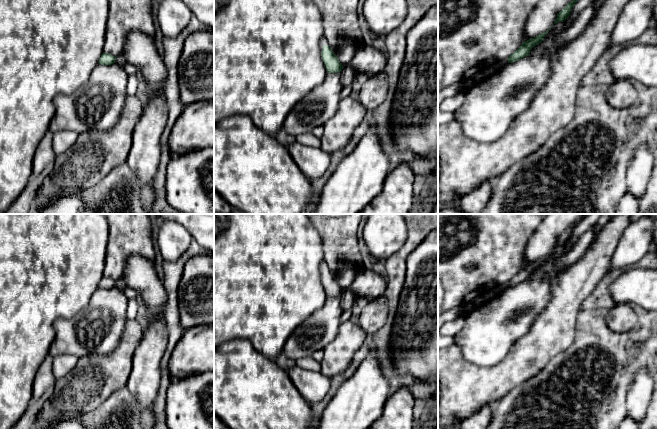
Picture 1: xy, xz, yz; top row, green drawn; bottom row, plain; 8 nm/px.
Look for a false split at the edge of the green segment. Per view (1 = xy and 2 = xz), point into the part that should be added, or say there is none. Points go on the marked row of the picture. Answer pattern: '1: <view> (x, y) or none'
1: none
2: xz (324, 41)

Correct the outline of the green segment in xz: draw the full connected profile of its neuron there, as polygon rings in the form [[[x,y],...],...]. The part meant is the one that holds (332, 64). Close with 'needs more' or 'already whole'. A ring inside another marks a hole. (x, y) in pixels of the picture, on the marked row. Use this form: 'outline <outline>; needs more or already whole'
outline [[[325,36],[321,39],[320,46],[321,56],[325,64],[326,70],[329,73],[338,73],[342,71],[343,65],[340,63],[338,57],[333,53],[333,51],[329,47],[329,43]]]; needs more

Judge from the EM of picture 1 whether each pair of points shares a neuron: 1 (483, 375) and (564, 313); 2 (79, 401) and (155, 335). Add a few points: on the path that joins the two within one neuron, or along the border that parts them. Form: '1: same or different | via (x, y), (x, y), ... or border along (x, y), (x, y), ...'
1: same | via (503, 375), (545, 333)
2: different | border along (142, 332), (128, 377)

